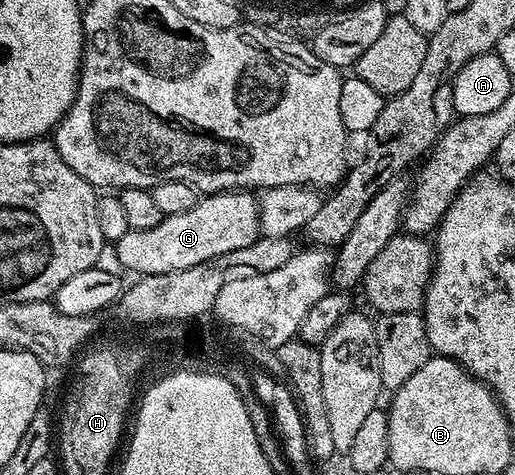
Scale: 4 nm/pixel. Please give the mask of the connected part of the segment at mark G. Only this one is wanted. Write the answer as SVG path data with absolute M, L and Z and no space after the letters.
M244 189L222 191L197 198L194 209L186 209L186 213L163 216L161 223L153 228L130 229L126 237L114 244L114 251L121 265L128 271L137 271L137 276L161 275L188 269L199 262L209 263L214 257L232 253L234 249L244 249L260 234L257 196Z

